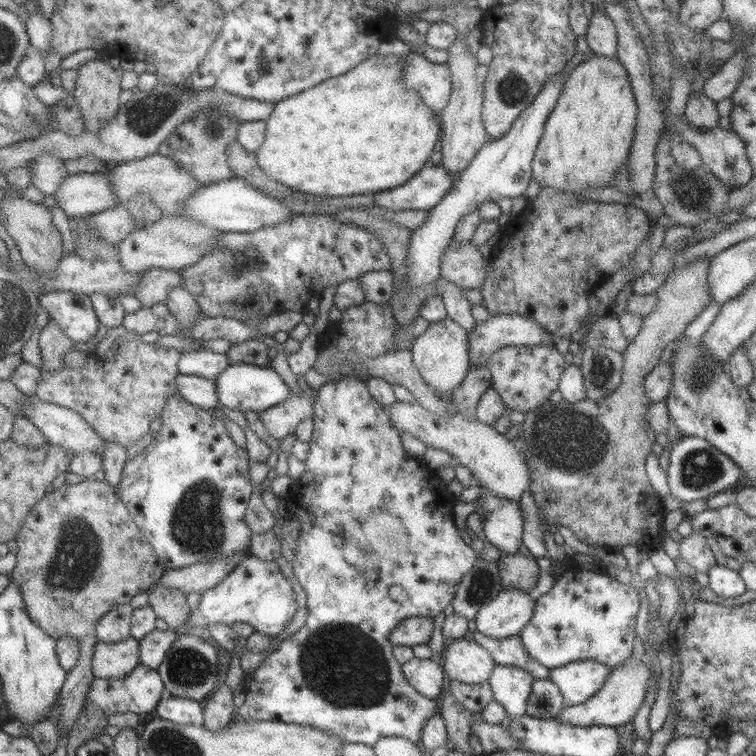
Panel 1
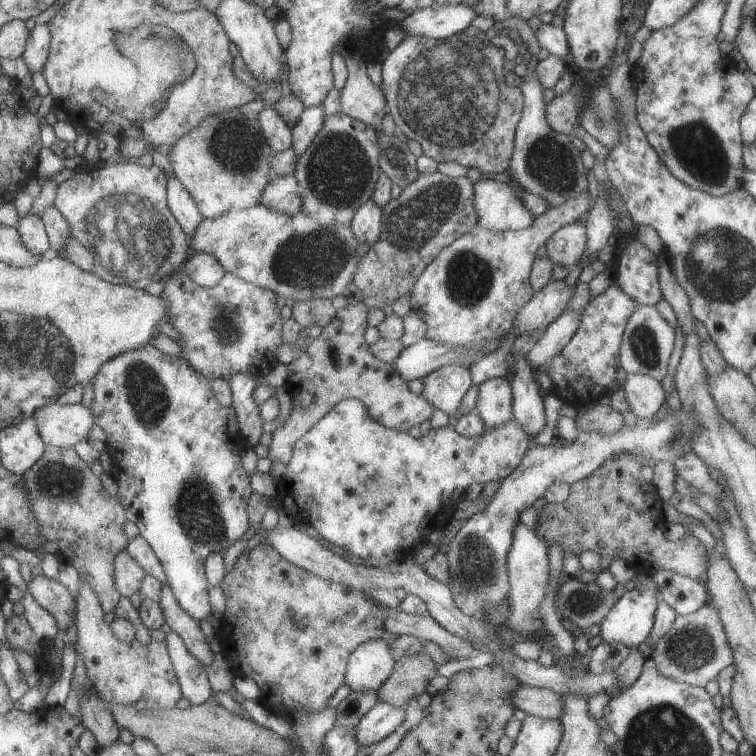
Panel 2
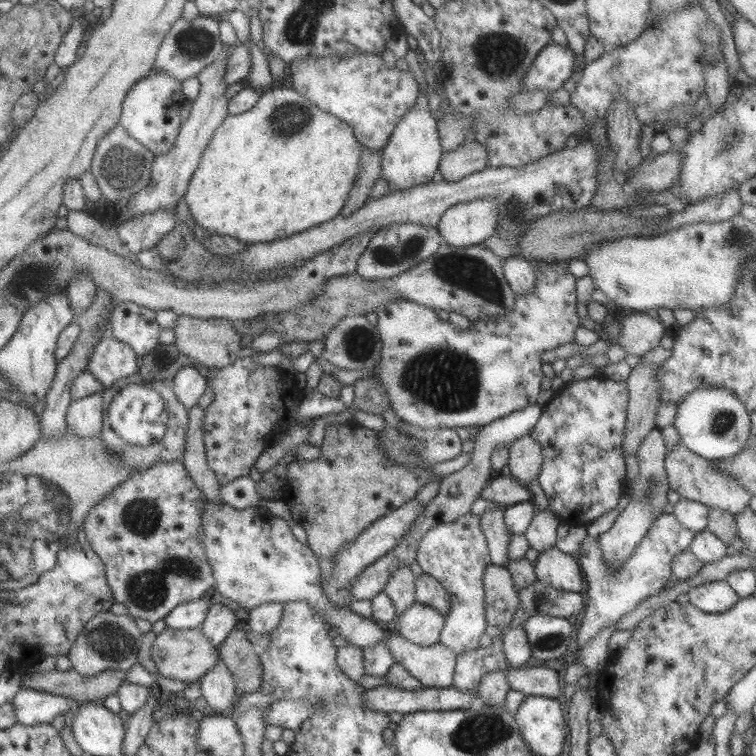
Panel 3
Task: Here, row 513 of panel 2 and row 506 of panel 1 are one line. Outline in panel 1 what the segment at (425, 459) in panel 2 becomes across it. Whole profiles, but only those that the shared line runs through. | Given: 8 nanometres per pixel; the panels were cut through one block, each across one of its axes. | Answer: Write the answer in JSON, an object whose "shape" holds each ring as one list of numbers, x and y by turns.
{"shape":[[349,376,341,380,329,381,319,390,314,400,313,433,309,440,310,452,305,460,304,476,295,480,293,488,286,497,288,515,300,521,302,530,298,536,298,547,292,563,294,577,298,580,307,595,308,619,305,626,286,638,278,645,278,649,268,654,262,664,253,672,244,676,243,688,246,701,236,709,238,719,248,722,277,721,286,724,304,724,314,726,326,734,340,738,342,742,367,744,374,746,376,741,385,736,402,736,417,744,422,738,422,729,430,718,441,715,440,701,422,696,408,682,402,665,394,657,394,645,389,637,400,623,408,618,433,618,444,611,454,601,462,578,475,566,478,555,466,544,454,523,453,508,458,496,449,489,449,482,440,478,421,459,412,457,402,447,401,433,394,428,387,408,380,404,371,394,367,383,357,376]]}

